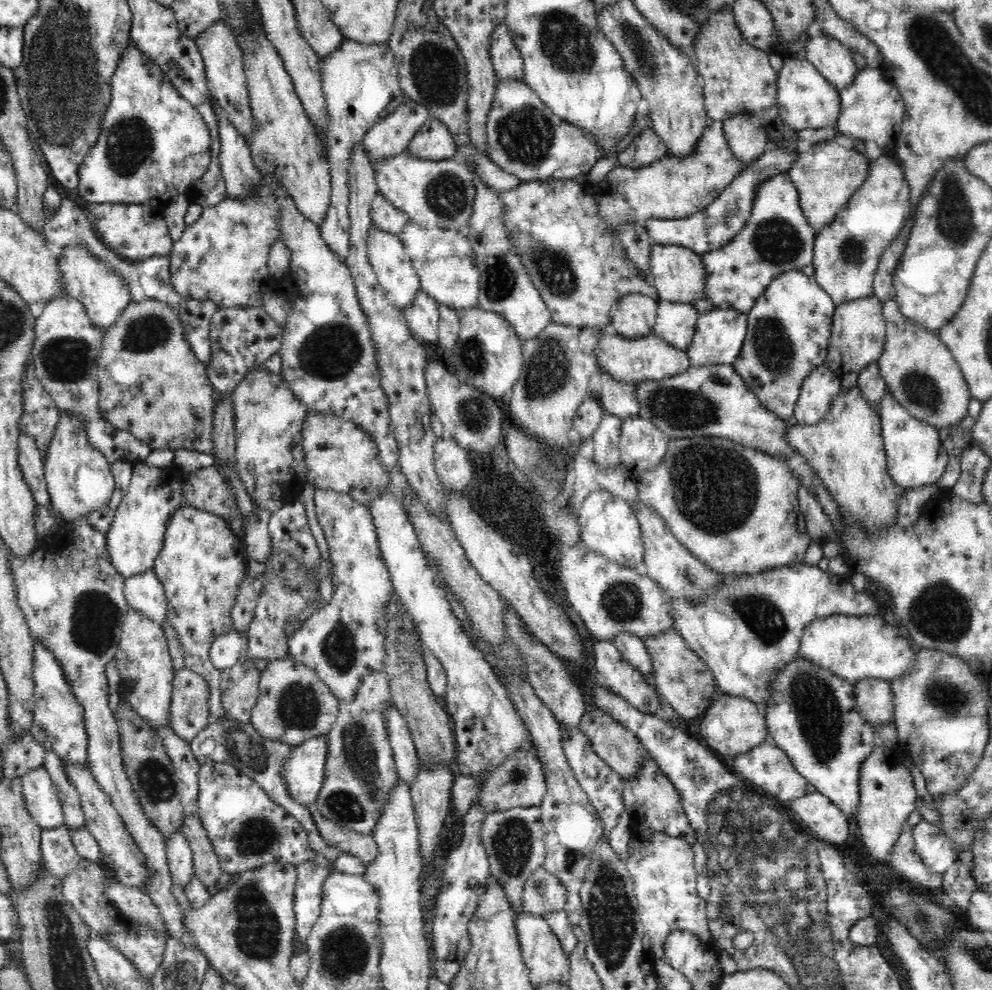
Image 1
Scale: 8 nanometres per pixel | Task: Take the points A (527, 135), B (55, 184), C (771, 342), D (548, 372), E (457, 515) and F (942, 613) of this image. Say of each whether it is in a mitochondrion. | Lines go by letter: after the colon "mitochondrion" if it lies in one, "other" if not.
A: mitochondrion
B: other
C: mitochondrion
D: mitochondrion
E: other
F: mitochondrion

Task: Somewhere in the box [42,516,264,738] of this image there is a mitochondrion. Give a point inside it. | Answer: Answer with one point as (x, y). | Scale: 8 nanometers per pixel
(94, 616)

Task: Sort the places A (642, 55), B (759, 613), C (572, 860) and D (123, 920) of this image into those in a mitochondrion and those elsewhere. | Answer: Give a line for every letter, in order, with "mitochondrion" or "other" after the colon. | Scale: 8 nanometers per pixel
A: mitochondrion
B: mitochondrion
C: mitochondrion
D: other

